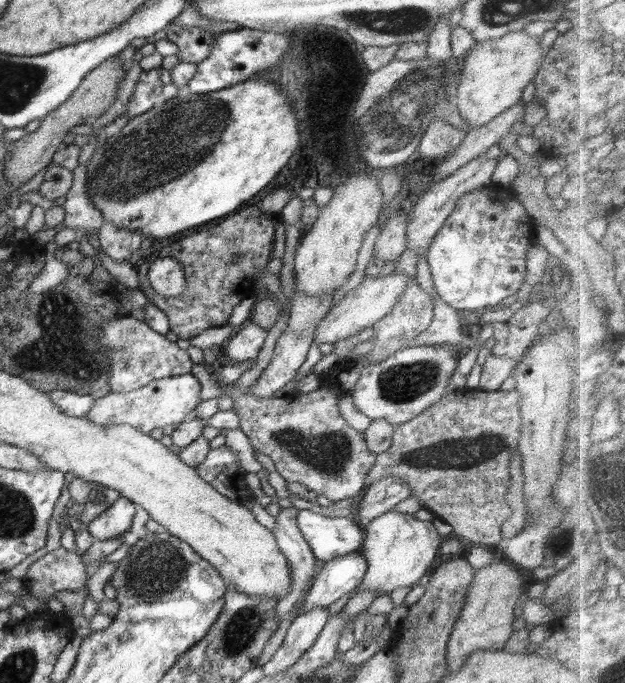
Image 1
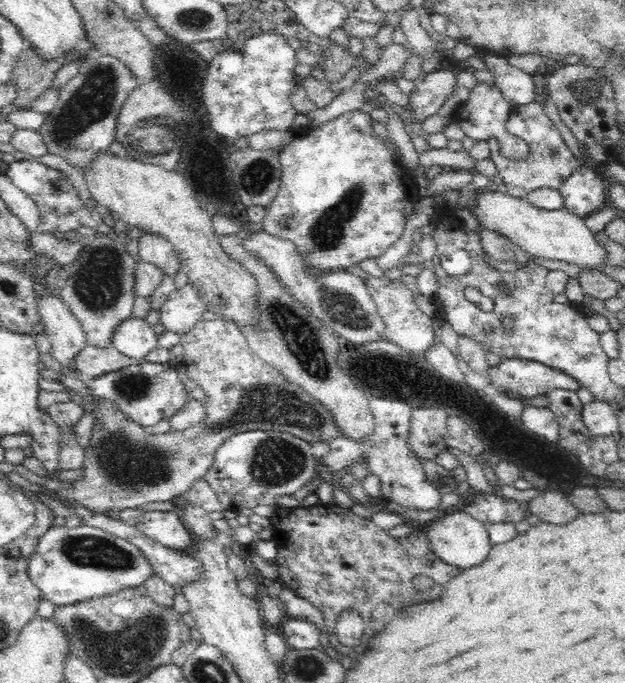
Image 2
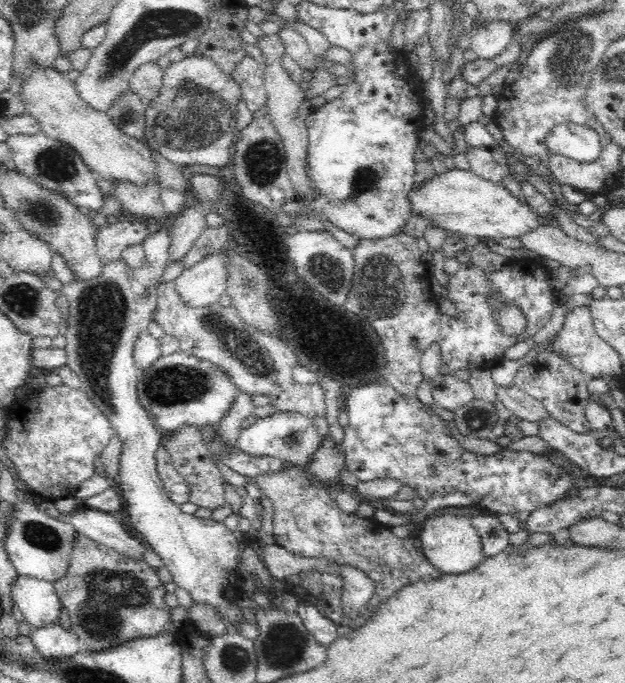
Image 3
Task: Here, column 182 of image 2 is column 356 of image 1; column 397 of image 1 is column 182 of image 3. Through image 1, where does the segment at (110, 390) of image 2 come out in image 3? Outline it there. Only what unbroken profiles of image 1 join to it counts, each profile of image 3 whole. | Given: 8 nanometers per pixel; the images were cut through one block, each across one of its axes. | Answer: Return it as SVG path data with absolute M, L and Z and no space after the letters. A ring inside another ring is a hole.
M184 352L160 356L152 366L140 371L137 380L137 397L148 411L153 425L164 435L182 425L214 425L219 436L220 419L229 411L239 390L220 368Z

